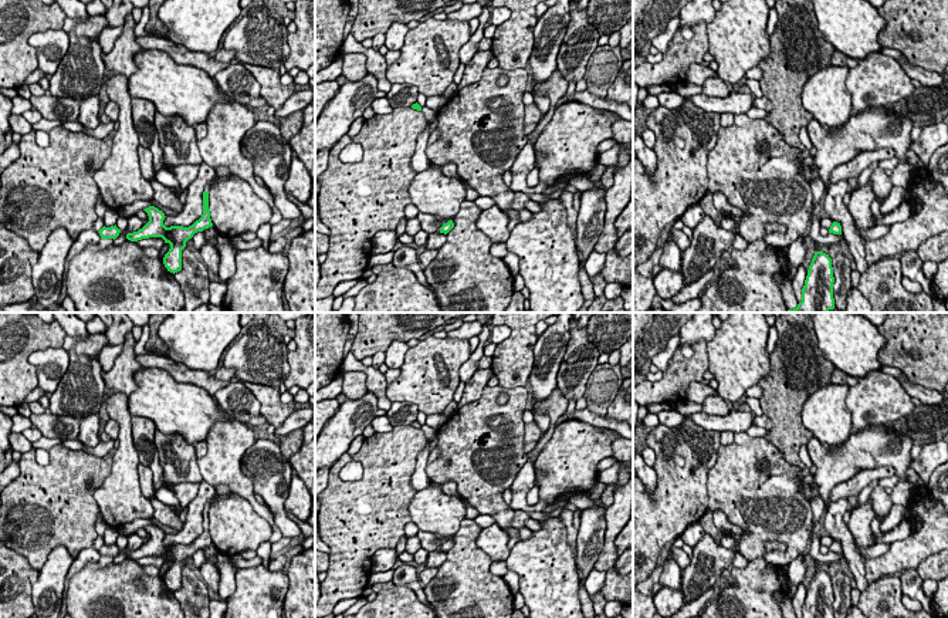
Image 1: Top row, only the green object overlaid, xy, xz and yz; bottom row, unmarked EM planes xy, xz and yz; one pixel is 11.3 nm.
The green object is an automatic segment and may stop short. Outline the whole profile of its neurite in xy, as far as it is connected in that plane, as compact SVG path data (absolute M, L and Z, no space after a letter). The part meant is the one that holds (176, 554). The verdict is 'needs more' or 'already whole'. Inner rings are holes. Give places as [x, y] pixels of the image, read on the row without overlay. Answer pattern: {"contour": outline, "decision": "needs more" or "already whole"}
{"contour": "M214 494L209 502L204 504L203 510L203 533L199 538L196 538L192 544L170 544L166 546L163 543L165 531L155 524L149 524L143 527L148 534L149 540L139 547L138 550L128 551L126 557L131 560L138 560L142 557L149 555L162 555L165 561L170 563L169 570L163 575L163 582L170 591L177 591L182 588L182 568L186 565L186 560L193 555L194 551L203 550L213 544L210 537L210 527L209 527L209 509L210 504L216 500L219 494Z", "decision": "needs more"}

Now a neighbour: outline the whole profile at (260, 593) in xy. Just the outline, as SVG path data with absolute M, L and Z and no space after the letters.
M263 564L236 571L236 591L227 601L224 618L284 618L290 587L285 570L270 571Z

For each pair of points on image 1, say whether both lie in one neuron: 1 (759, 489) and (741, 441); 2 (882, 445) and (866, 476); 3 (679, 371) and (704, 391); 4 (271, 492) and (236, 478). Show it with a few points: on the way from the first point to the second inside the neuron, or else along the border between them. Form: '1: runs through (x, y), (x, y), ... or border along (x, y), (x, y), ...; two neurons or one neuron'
1: runs through (747, 478), (742, 473), (742, 453); one neuron
2: border along (896, 472), (890, 466), (864, 468), (840, 483); two neurons
3: border along (700, 381), (693, 381), (689, 385), (686, 398); two neurons
4: border along (244, 451), (241, 470), (251, 480), (254, 492); two neurons

